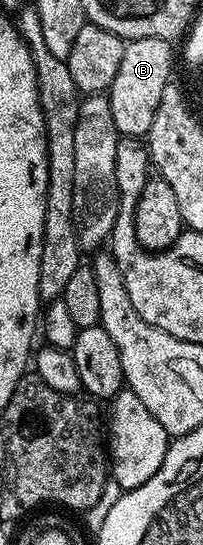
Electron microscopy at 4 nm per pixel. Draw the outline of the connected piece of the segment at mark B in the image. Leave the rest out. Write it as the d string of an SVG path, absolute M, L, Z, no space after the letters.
M129 40L124 48L124 57L120 59L120 69L116 80L112 80L108 97L112 108L112 120L123 139L142 138L149 135L152 128L152 116L164 96L164 88L172 80L174 70L174 49L164 40Z

